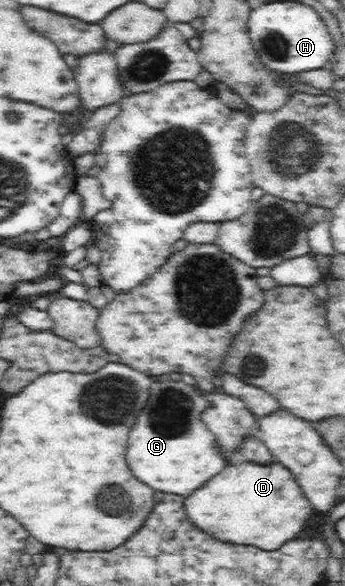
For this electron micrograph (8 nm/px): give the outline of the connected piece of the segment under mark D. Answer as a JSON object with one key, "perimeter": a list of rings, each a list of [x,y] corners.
{"perimeter":[[[248,461],[226,465],[216,478],[183,499],[182,510],[190,525],[216,538],[216,542],[253,546],[266,552],[278,550],[292,540],[313,513],[304,493],[280,463],[262,467]]]}

